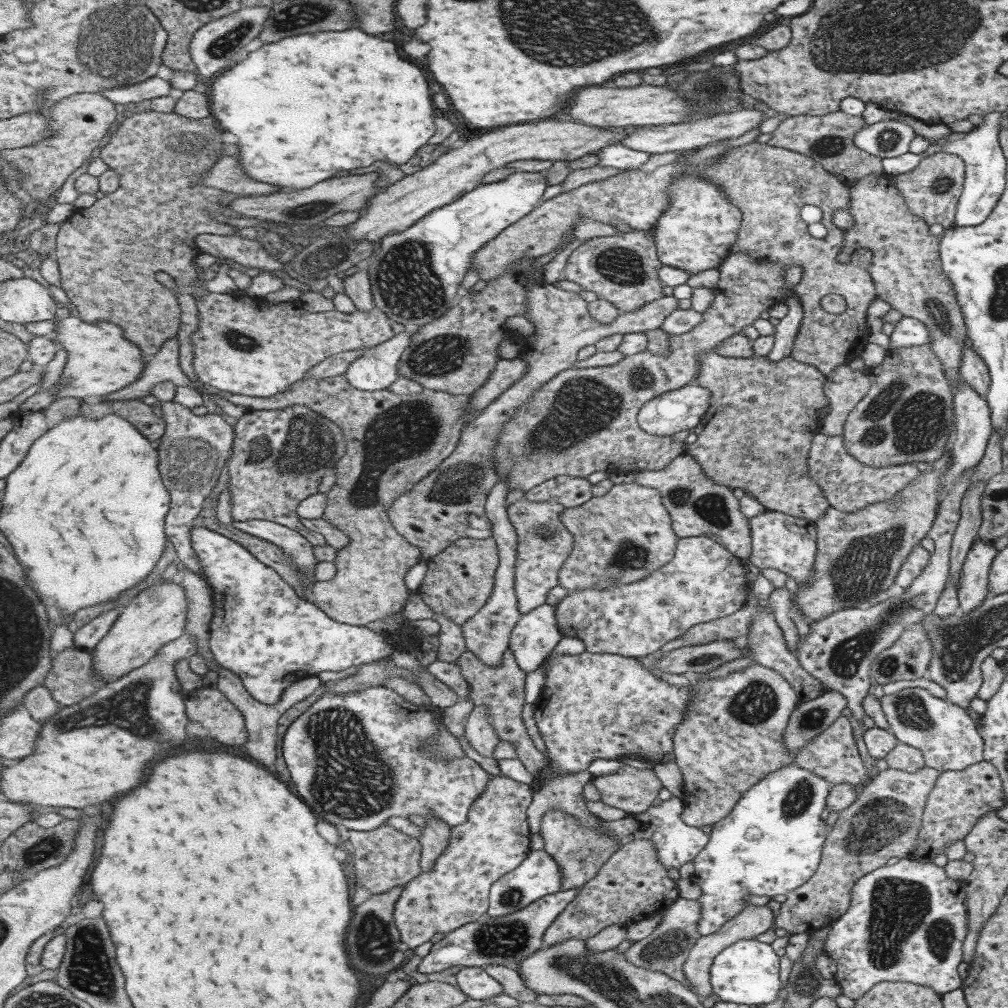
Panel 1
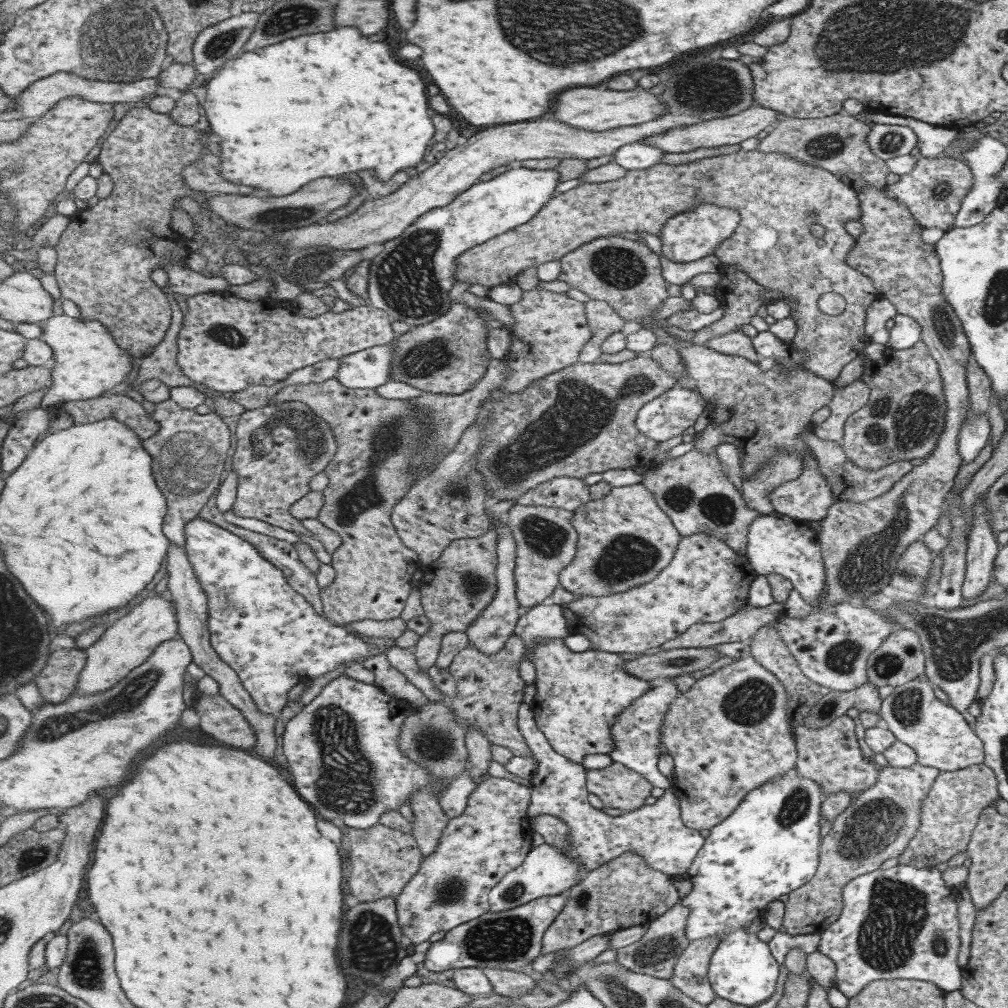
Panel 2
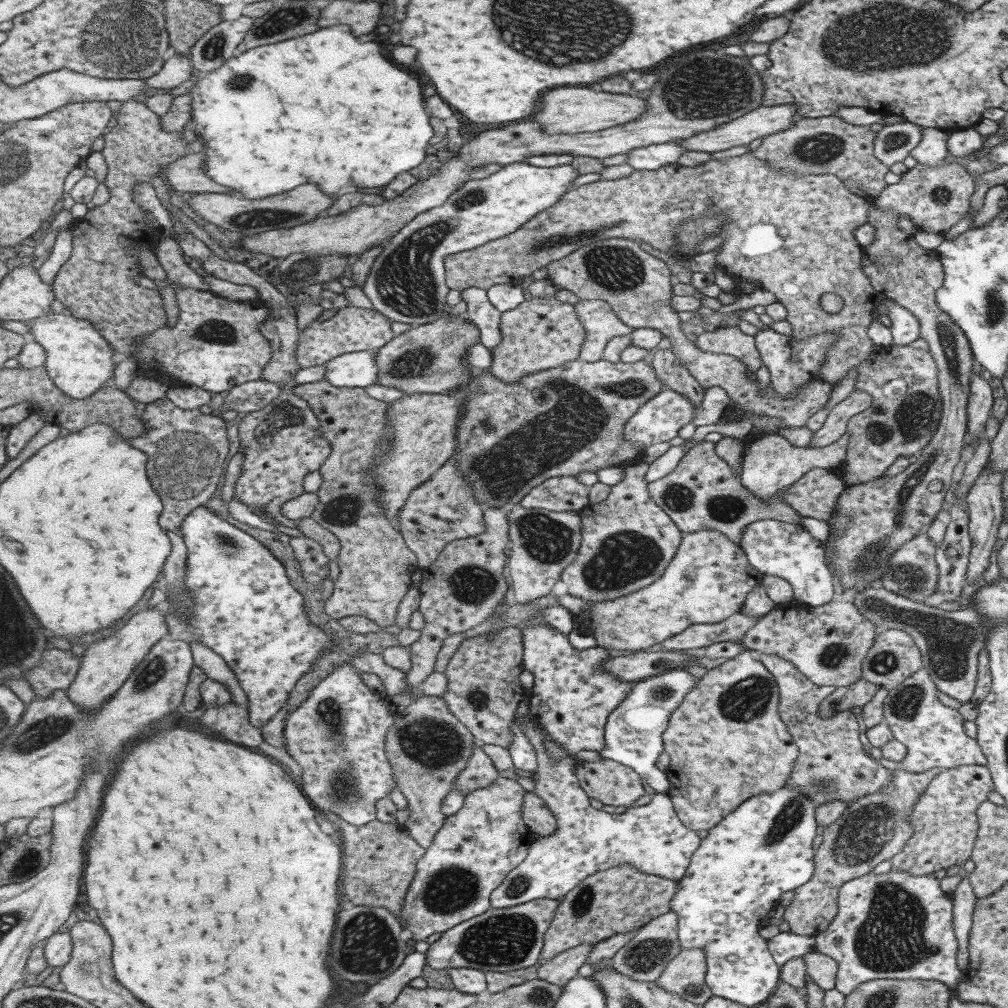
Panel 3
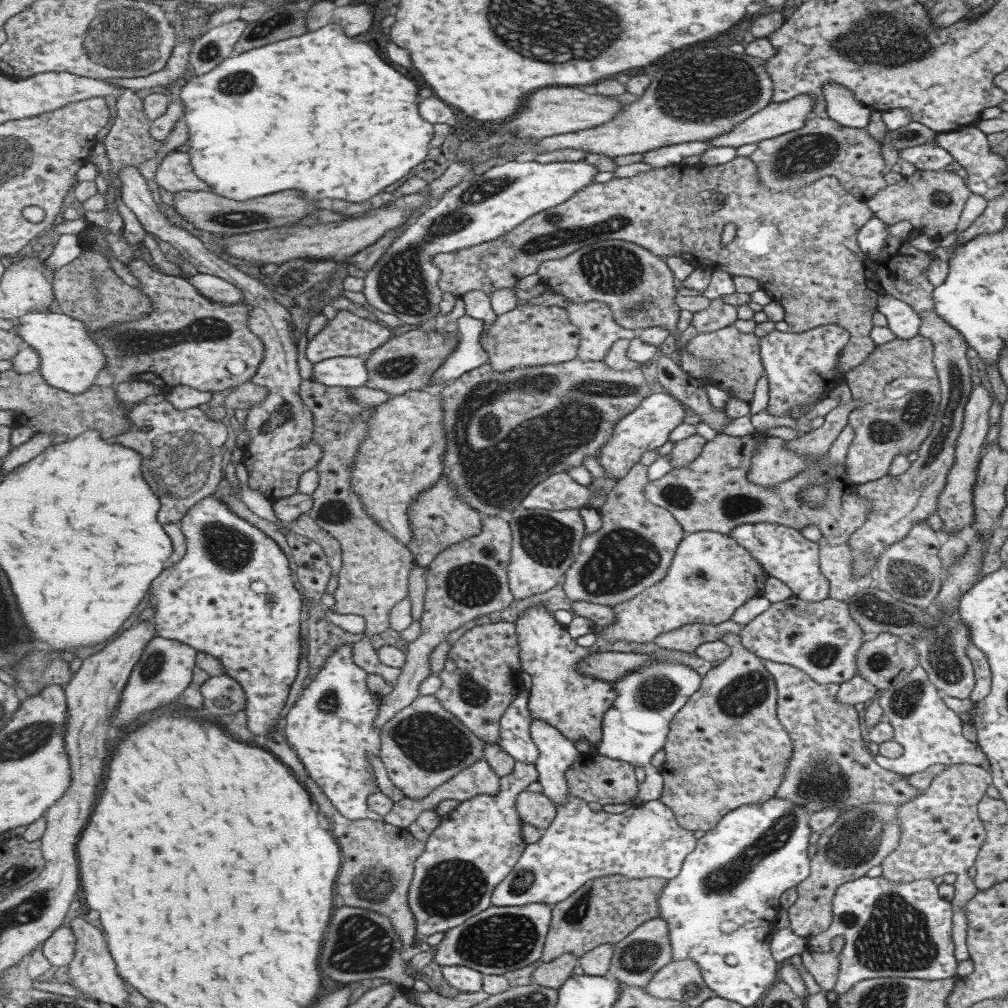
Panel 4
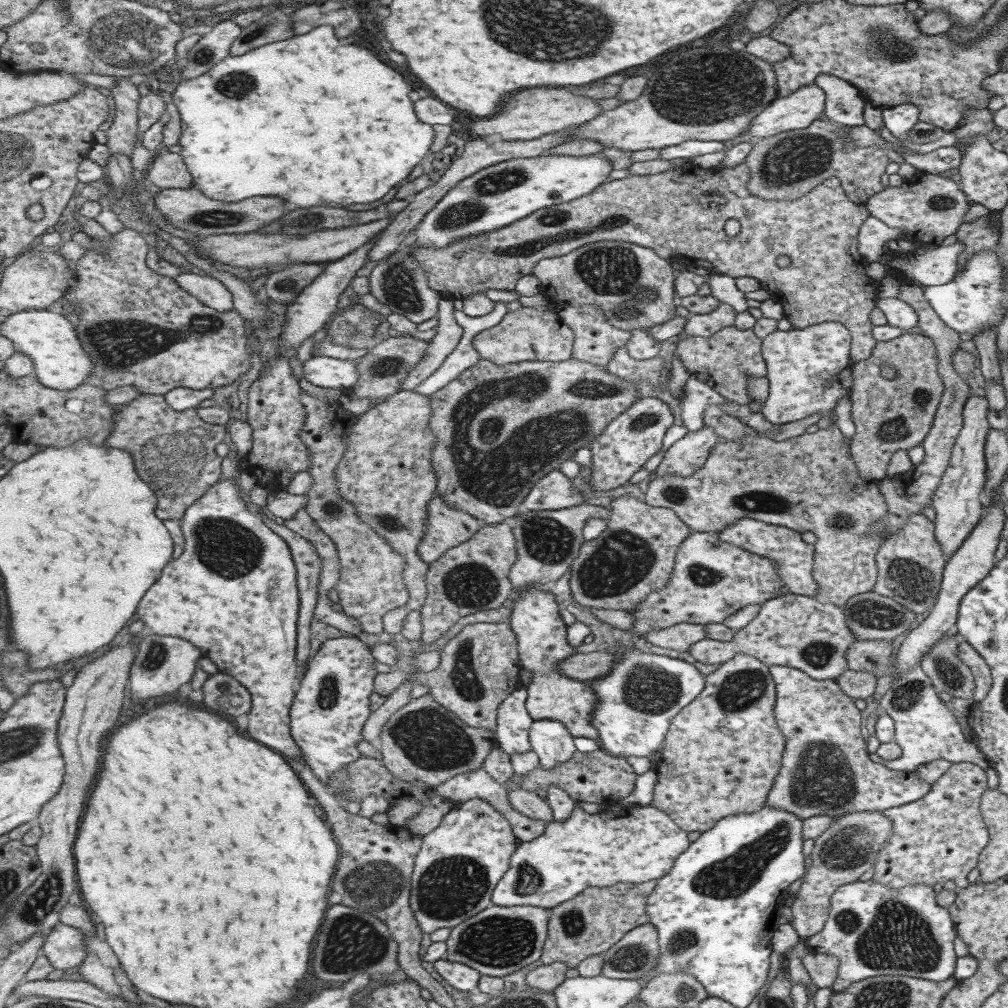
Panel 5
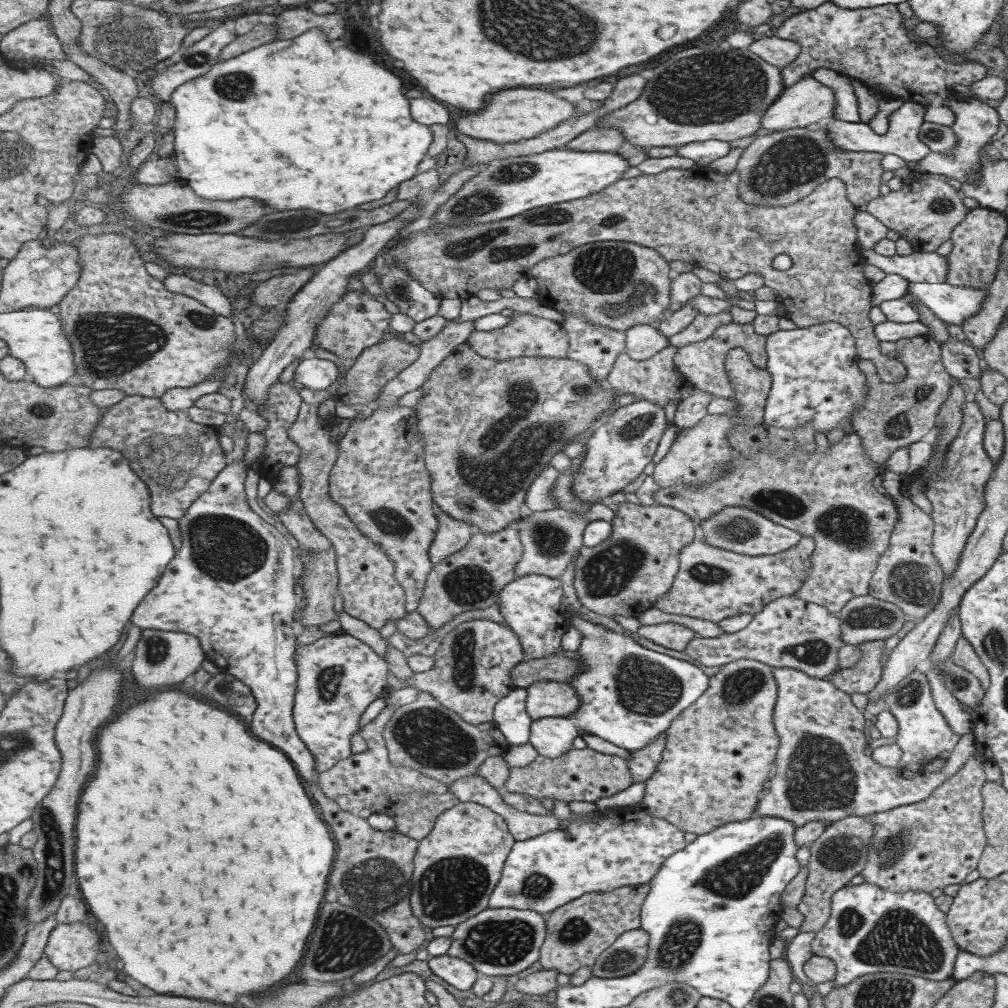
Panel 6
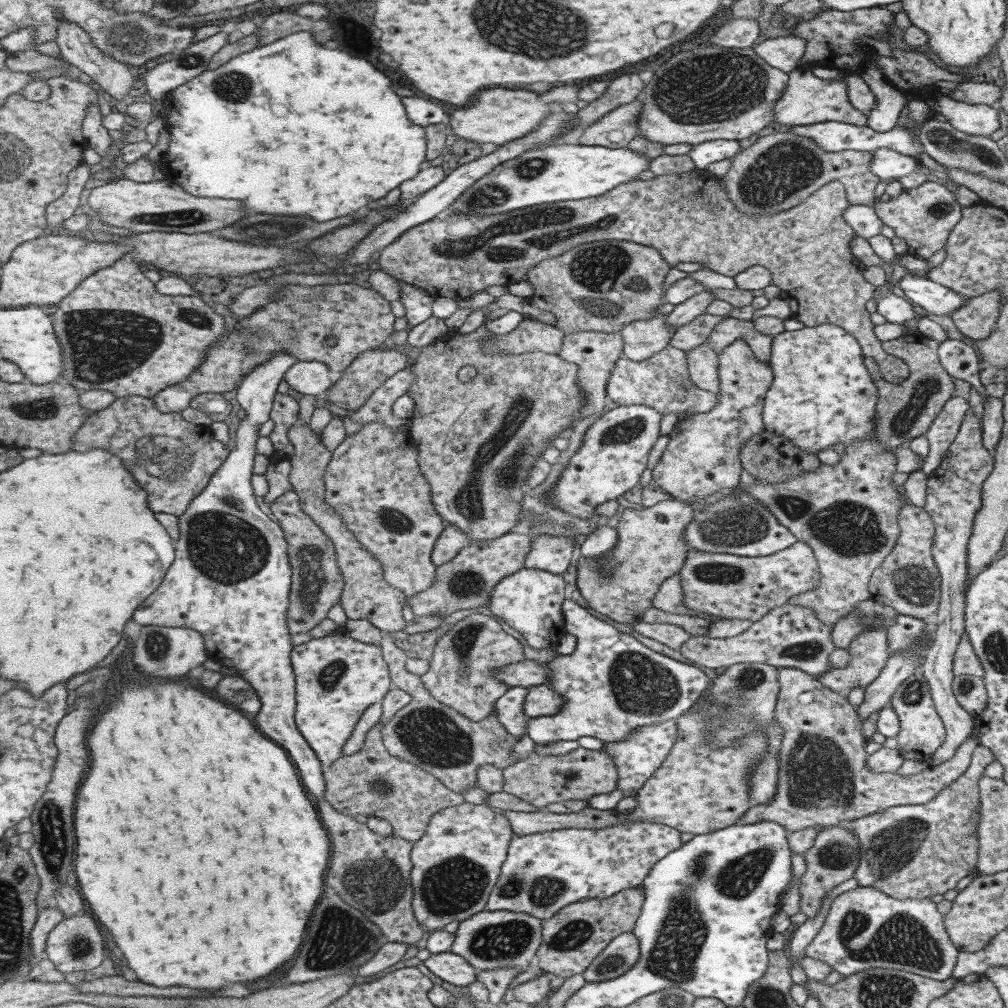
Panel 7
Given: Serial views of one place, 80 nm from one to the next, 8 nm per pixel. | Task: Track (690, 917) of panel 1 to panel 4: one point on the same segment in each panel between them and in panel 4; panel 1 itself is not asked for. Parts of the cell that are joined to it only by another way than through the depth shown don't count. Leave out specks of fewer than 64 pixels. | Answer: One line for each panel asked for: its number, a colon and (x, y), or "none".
2: (655, 953)
3: (643, 957)
4: (641, 953)

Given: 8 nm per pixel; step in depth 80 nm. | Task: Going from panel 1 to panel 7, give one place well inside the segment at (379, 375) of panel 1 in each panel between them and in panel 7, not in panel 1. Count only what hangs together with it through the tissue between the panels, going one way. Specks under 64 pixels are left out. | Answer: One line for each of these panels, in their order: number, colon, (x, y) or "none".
2: (367, 369)
3: (358, 370)
4: (348, 372)
5: (323, 372)
6: (313, 373)
7: (304, 378)

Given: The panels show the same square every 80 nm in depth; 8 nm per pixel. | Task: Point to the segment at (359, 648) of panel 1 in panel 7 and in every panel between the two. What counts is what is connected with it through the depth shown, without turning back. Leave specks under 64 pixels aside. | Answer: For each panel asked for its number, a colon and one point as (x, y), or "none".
2: (260, 625)
3: (246, 610)
4: (233, 595)
5: (233, 592)
6: (232, 584)
7: (232, 577)

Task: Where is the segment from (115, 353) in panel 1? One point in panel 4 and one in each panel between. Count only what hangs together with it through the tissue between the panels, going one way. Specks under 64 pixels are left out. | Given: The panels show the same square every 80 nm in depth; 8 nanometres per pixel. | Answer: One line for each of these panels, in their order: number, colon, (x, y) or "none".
2: (88, 362)
3: (80, 358)
4: (71, 359)

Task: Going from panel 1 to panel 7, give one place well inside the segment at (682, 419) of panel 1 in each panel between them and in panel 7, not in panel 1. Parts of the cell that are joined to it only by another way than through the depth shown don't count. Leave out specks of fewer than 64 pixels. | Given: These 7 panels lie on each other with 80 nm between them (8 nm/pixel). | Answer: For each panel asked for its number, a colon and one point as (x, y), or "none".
2: (669, 415)
3: (658, 420)
4: (646, 428)
5: (631, 438)
6: (623, 444)
7: (614, 450)

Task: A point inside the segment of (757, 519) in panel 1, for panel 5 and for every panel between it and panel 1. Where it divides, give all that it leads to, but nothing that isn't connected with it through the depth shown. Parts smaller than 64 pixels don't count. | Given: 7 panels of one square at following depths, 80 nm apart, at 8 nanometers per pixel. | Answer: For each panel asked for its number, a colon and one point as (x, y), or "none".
2: (775, 544)
3: (774, 548)
4: (784, 554)
5: (793, 558)

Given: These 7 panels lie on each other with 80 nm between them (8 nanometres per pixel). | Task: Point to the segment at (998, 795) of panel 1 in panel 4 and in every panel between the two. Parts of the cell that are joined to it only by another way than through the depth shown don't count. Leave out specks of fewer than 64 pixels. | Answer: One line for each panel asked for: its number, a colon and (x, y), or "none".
2: (948, 815)
3: (943, 824)
4: (940, 833)

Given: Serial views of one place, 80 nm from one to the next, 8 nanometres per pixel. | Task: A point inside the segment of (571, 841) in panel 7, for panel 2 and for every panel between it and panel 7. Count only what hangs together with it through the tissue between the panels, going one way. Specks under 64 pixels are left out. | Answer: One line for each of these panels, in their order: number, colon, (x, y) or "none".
2: (559, 787)
3: (650, 838)
4: (582, 844)
5: (638, 845)
6: (628, 847)

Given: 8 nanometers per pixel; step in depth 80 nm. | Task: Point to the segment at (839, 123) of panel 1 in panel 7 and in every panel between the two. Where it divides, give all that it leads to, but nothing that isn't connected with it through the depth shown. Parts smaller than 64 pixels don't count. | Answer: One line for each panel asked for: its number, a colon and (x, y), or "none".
2: (836, 143)
3: (826, 145)
4: (821, 147)
5: (784, 166)
6: (779, 168)
7: (778, 171)

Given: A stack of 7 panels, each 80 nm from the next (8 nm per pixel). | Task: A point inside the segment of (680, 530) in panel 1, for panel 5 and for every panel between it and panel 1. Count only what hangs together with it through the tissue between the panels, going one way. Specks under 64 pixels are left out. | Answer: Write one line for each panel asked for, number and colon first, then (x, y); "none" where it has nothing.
2: (692, 490)
3: (701, 493)
4: (711, 493)
5: (809, 483)

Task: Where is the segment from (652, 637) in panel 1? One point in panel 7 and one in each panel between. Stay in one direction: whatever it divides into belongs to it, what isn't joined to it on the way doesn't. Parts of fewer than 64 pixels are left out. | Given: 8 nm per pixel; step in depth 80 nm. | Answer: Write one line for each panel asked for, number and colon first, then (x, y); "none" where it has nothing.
2: (706, 581)
3: (707, 581)
4: (710, 576)
5: (711, 579)
6: (711, 584)
7: (723, 586)

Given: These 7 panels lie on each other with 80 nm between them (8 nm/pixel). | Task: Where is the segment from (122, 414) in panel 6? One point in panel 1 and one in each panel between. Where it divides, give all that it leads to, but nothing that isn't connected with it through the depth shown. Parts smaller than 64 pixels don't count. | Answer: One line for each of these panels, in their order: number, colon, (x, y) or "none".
1: (194, 449)
2: (189, 453)
3: (187, 449)
4: (183, 450)
5: (180, 455)

